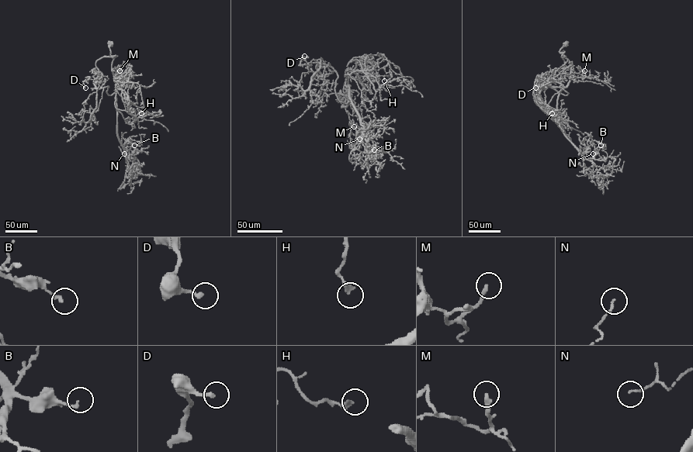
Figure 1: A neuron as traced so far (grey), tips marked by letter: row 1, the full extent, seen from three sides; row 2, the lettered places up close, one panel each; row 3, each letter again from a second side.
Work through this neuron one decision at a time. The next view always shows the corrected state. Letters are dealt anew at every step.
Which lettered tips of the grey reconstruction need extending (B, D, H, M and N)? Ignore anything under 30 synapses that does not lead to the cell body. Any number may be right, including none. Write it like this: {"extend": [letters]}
{"extend": ["M"]}

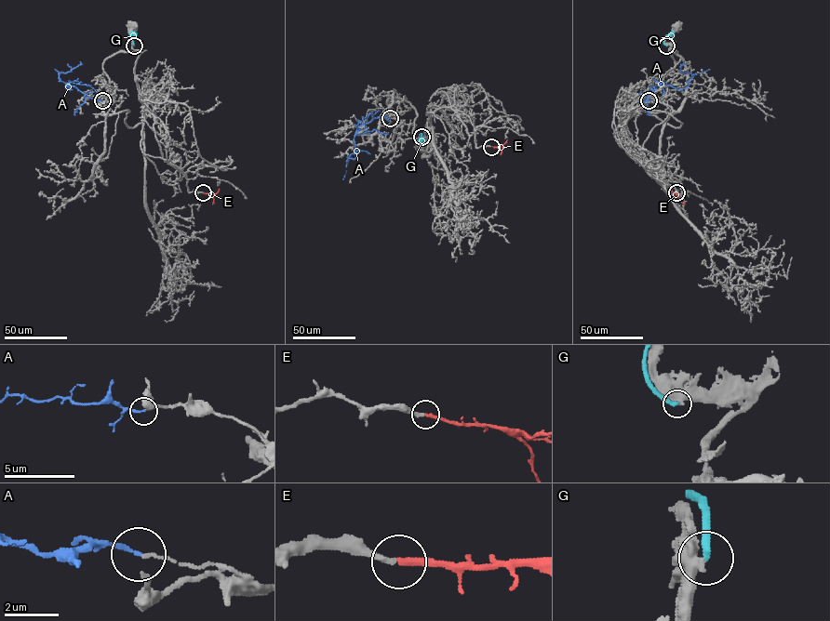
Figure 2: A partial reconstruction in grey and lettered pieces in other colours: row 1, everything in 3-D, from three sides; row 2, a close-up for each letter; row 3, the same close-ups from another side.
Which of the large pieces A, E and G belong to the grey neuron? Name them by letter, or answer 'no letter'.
E

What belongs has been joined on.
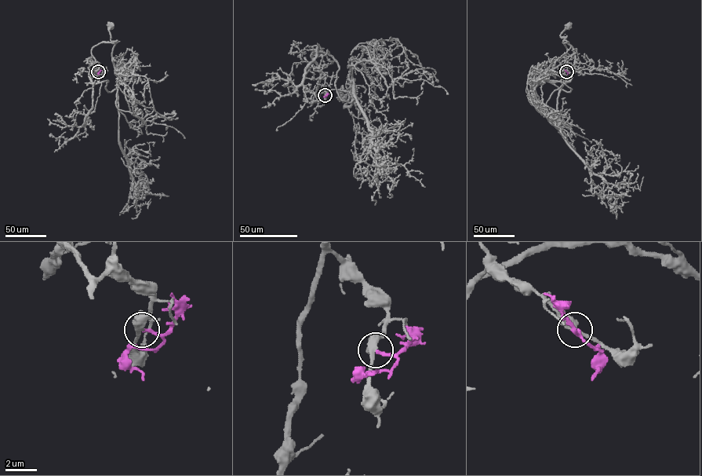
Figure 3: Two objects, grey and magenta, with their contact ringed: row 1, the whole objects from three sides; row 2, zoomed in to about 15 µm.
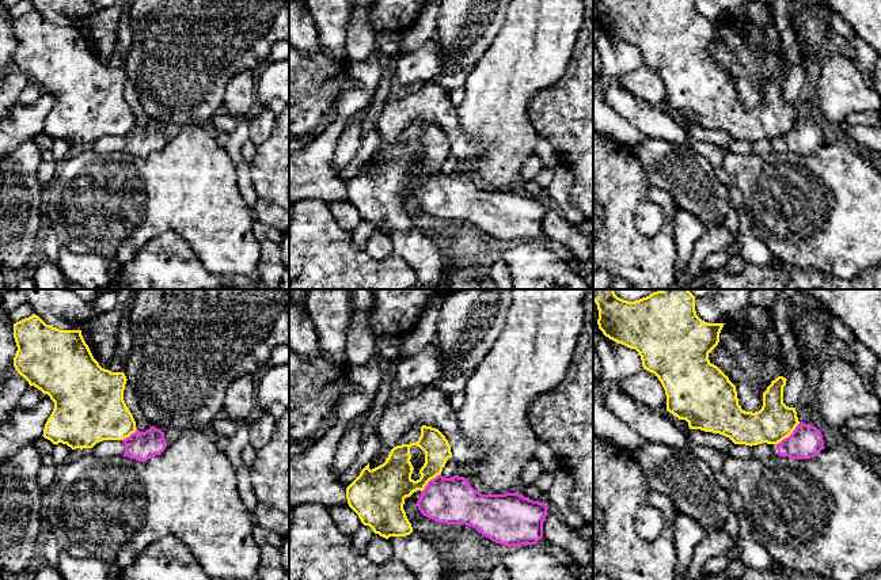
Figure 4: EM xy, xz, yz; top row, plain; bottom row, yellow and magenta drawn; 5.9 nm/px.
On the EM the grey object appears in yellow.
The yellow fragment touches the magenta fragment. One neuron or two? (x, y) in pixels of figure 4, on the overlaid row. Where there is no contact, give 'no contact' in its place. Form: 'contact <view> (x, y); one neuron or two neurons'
contact yz (788, 436); two neurons

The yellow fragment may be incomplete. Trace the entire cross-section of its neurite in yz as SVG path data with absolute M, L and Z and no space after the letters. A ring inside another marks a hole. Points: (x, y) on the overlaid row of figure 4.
M593 289L593 302L597 304L599 329L610 340L635 349L642 360L643 369L654 374L667 395L667 410L679 420L686 420L690 429L719 433L734 444L757 446L762 443L778 444L789 437L800 424L795 407L783 403L786 378L778 376L763 393L763 406L759 412L745 412L738 405L736 386L709 360L709 353L718 345L719 333L725 323L707 323L695 311L695 296L688 289L661 289L635 302L618 297L614 289Z

